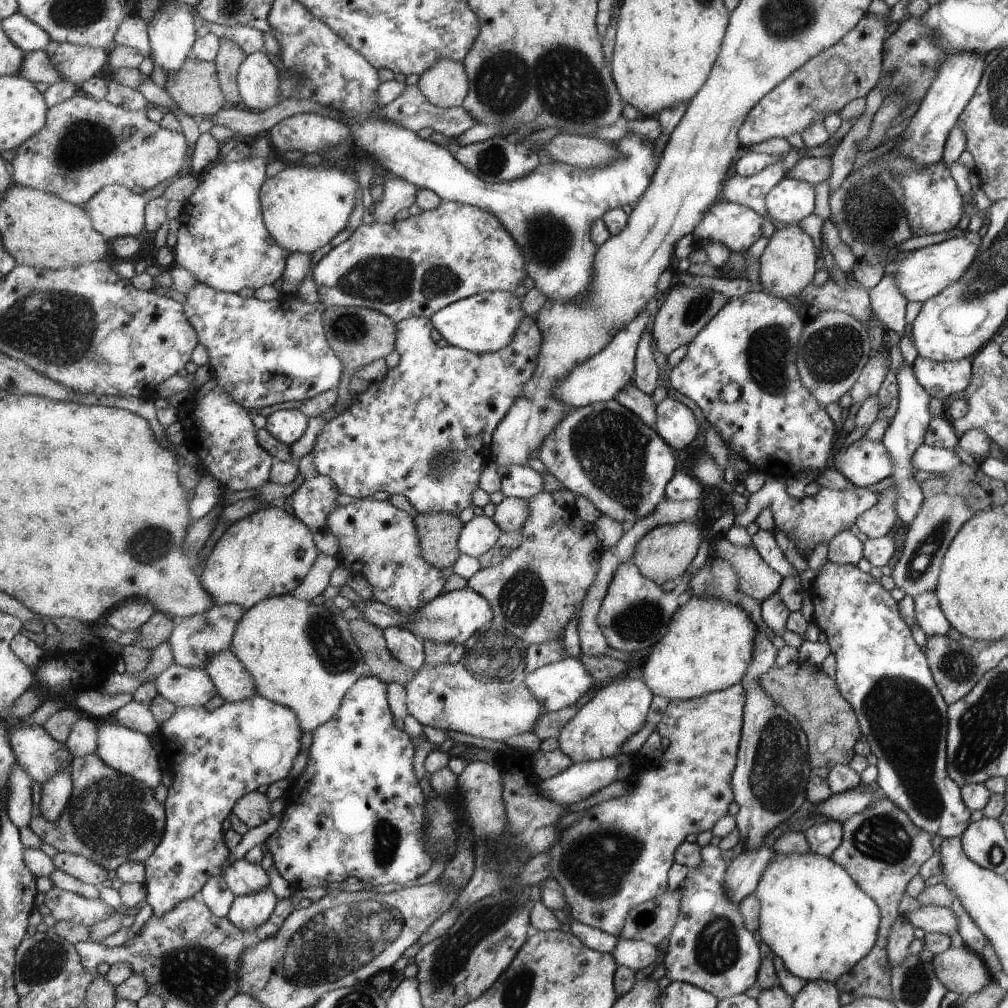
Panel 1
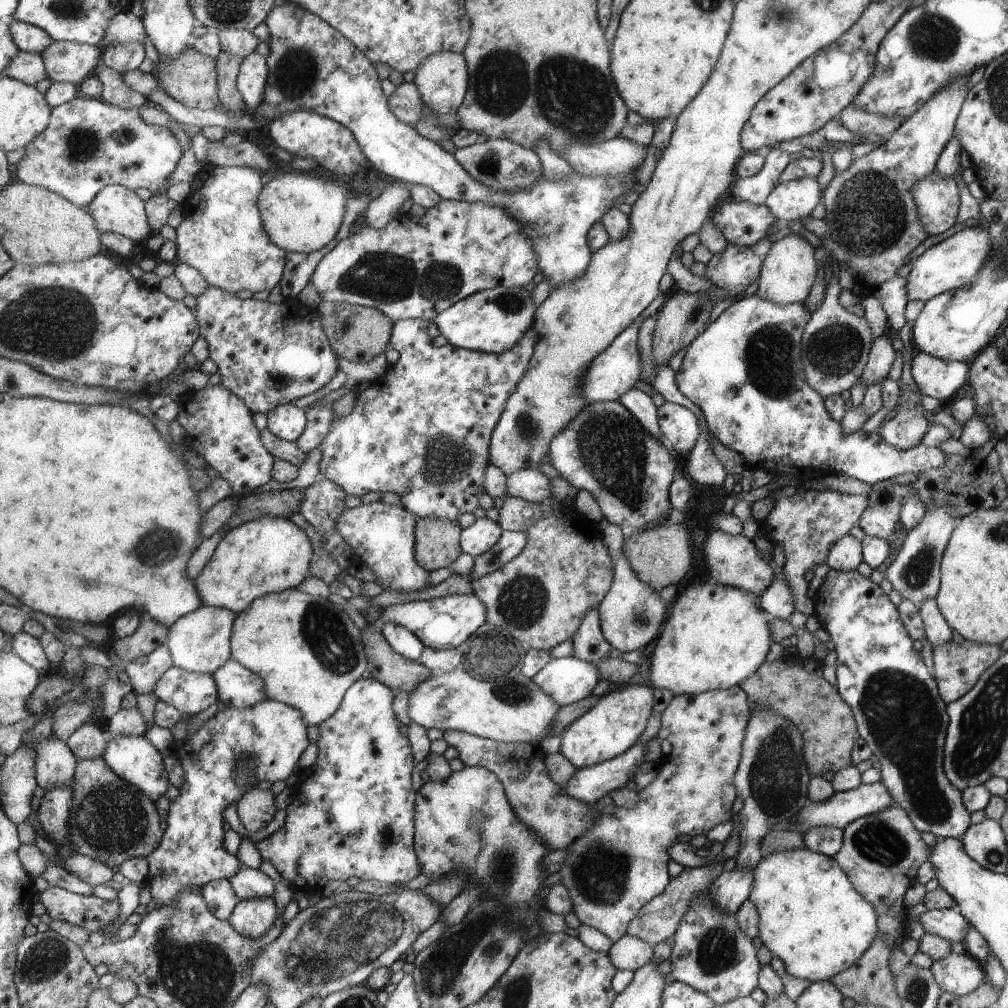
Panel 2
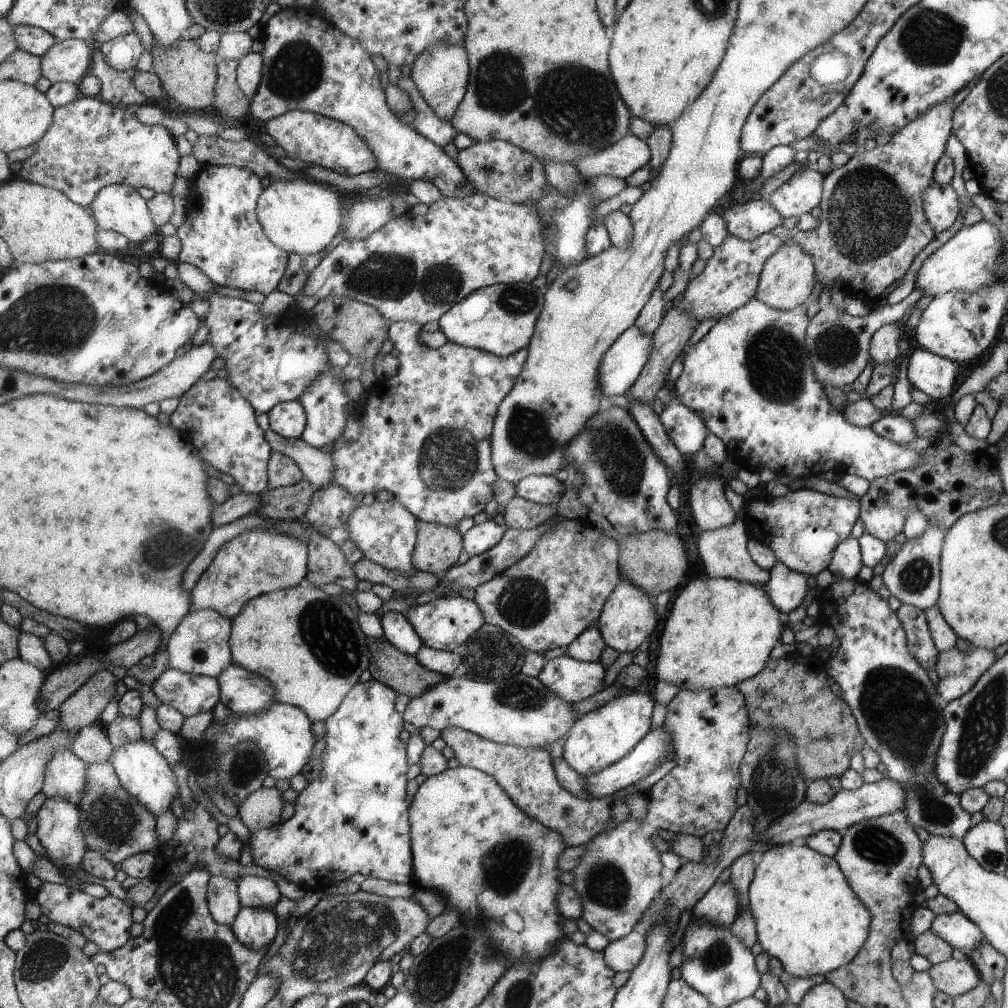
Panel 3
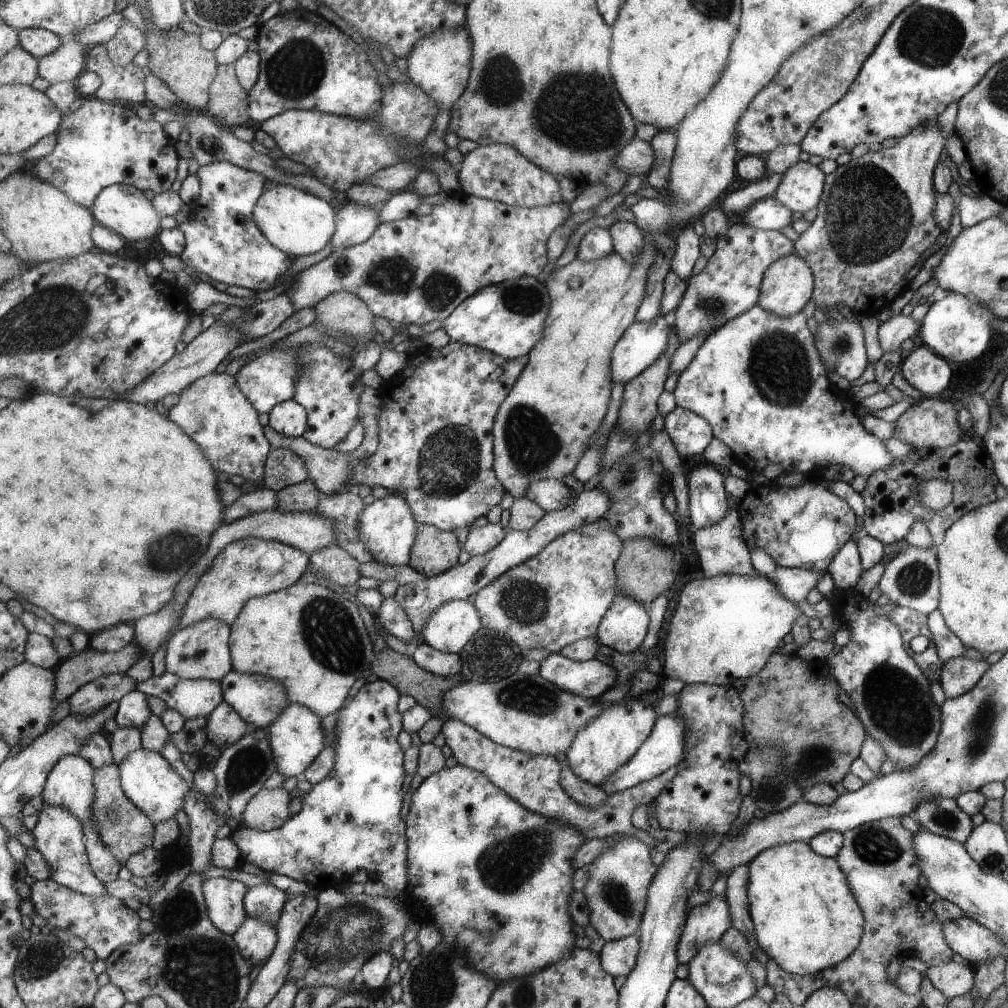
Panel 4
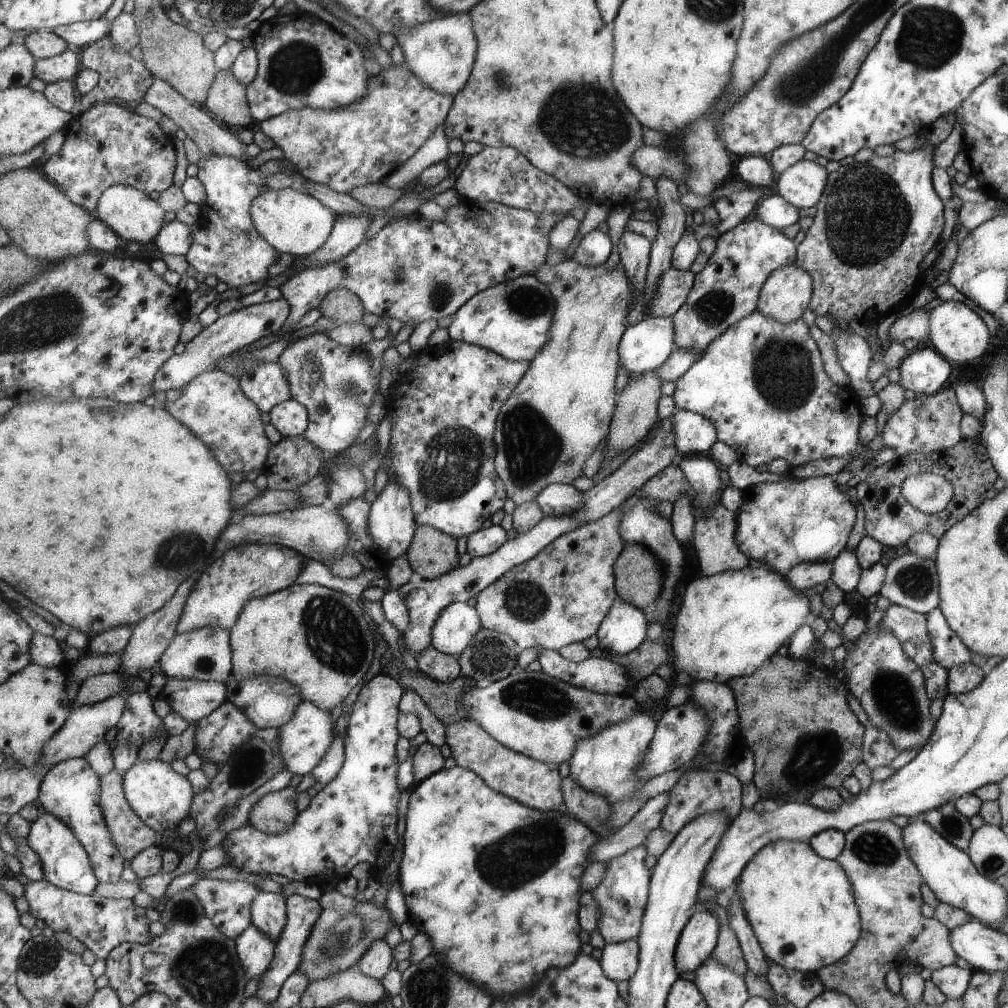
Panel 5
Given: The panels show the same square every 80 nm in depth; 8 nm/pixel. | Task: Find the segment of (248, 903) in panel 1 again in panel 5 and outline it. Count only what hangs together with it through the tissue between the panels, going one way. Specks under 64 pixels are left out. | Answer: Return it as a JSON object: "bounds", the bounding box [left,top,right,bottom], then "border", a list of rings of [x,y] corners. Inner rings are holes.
{"bounds":[236,924,277,982],"border":[[[253,924],[236,941],[248,980],[261,982],[276,958],[277,943]]]}

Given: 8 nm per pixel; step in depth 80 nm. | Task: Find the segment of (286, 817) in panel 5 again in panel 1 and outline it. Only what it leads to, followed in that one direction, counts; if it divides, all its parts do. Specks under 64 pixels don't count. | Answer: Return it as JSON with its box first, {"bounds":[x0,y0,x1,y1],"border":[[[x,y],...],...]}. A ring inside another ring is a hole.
{"bounds":[233,791,271,828],"border":[[[258,791],[250,792],[248,795],[243,796],[233,809],[233,813],[247,827],[253,828],[259,824],[265,824],[267,820],[271,820],[271,802],[267,793]]]}

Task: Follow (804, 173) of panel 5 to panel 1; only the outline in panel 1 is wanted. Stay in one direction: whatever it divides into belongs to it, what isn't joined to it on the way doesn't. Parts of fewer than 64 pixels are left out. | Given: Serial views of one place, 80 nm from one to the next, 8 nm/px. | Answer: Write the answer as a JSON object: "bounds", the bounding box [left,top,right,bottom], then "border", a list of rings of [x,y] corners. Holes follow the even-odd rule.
{"bounds":[764,177,813,226],"border":[[[783,177],[764,203],[768,218],[778,226],[797,223],[813,212],[813,187],[810,182]]]}

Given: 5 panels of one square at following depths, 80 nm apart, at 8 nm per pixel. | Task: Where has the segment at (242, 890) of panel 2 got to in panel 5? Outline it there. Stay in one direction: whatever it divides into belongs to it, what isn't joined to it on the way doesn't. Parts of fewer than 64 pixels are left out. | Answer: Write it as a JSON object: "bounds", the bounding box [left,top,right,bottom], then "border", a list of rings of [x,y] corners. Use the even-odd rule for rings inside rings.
{"bounds":[252,891,288,943],"border":[[[261,891],[252,904],[252,919],[253,925],[278,943],[288,923],[288,898]]]}

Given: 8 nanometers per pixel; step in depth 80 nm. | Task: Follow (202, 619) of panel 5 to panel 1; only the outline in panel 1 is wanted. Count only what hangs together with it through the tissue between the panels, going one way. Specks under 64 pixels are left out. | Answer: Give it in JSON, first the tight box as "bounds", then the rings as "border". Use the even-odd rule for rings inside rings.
{"bounds":[201,503,319,610],"border":[[[277,503],[238,520],[225,531],[202,568],[201,584],[211,595],[215,605],[237,605],[249,610],[263,599],[295,591],[312,571],[319,555],[312,528]]]}

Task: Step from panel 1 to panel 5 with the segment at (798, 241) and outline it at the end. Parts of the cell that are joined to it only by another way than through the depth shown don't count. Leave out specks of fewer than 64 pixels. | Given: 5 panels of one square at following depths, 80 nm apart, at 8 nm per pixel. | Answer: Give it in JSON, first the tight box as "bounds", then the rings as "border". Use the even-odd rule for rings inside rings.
{"bounds":[755,264,811,325],"border":[[[795,264],[776,268],[760,288],[755,311],[782,325],[801,319],[809,302],[811,279]]]}

